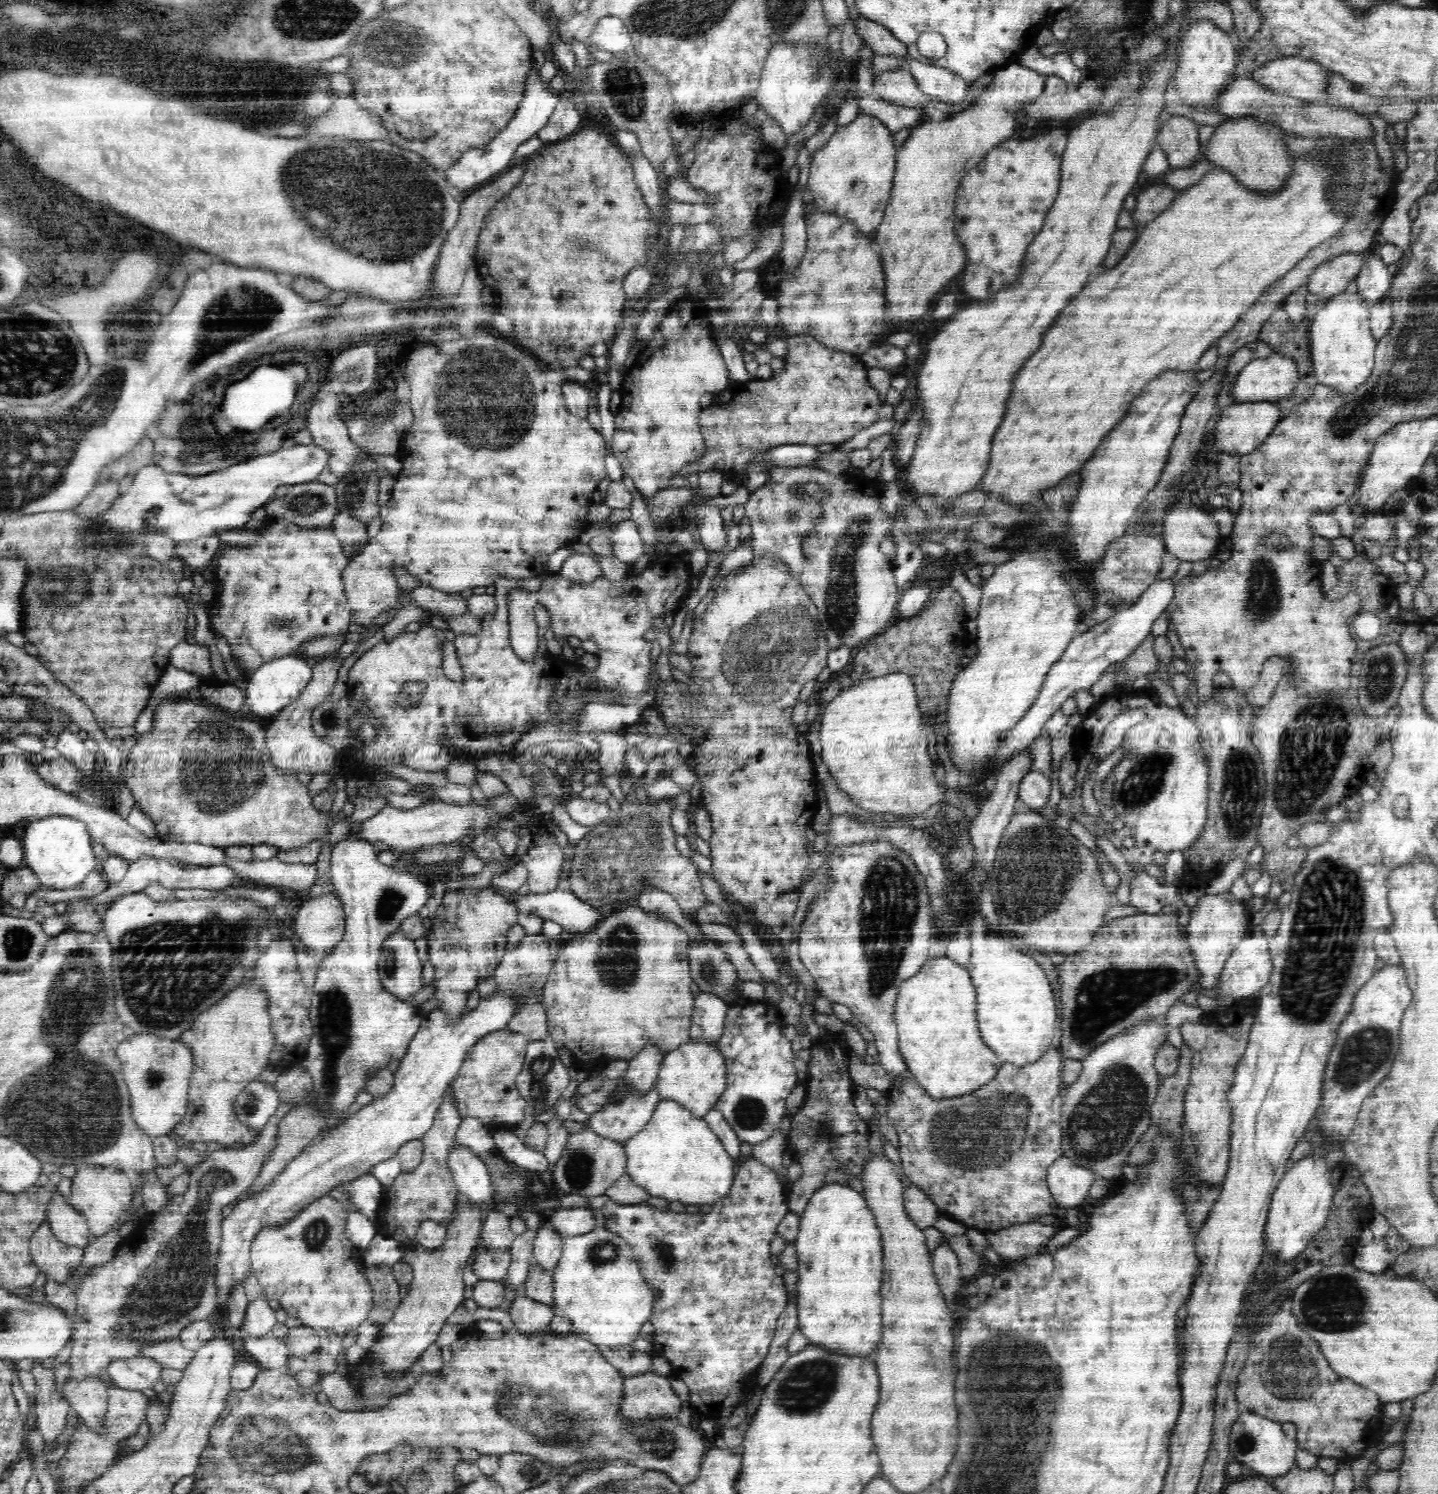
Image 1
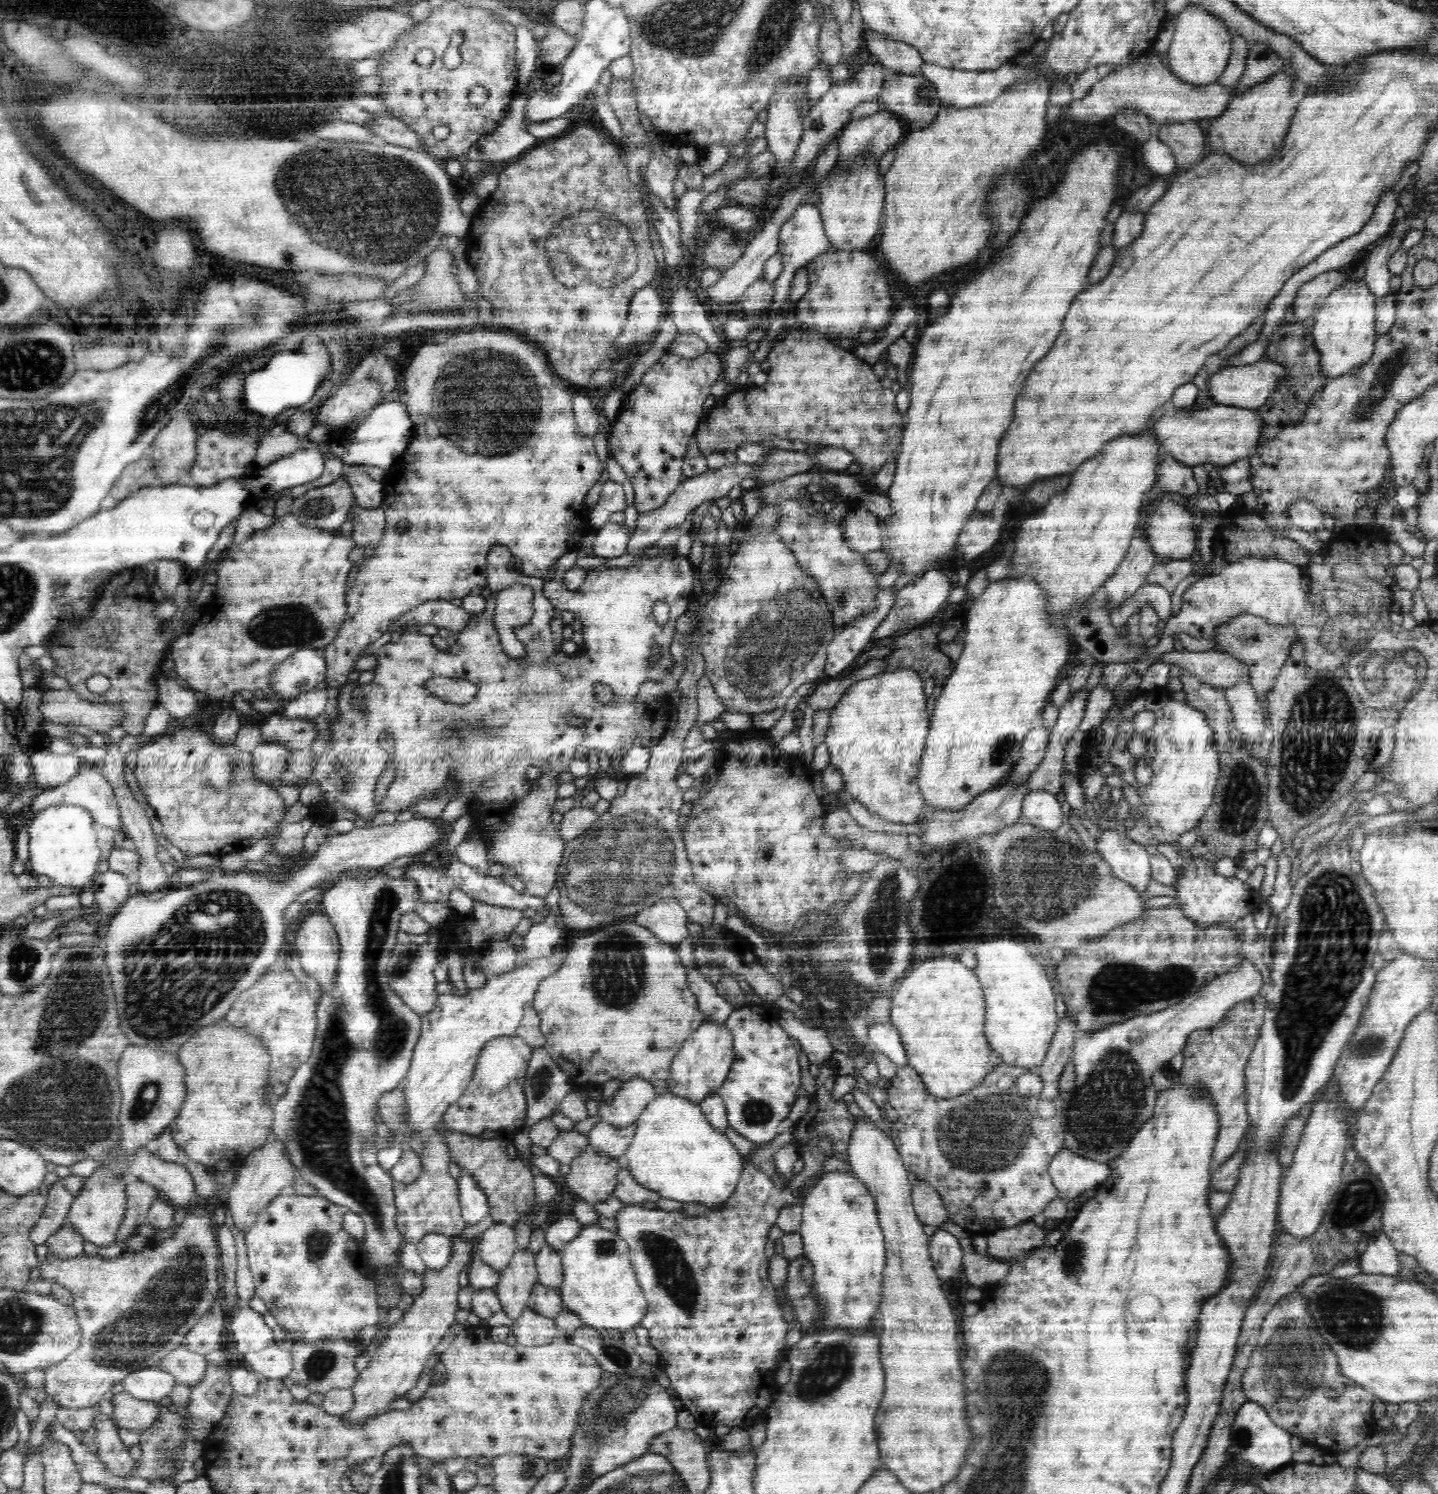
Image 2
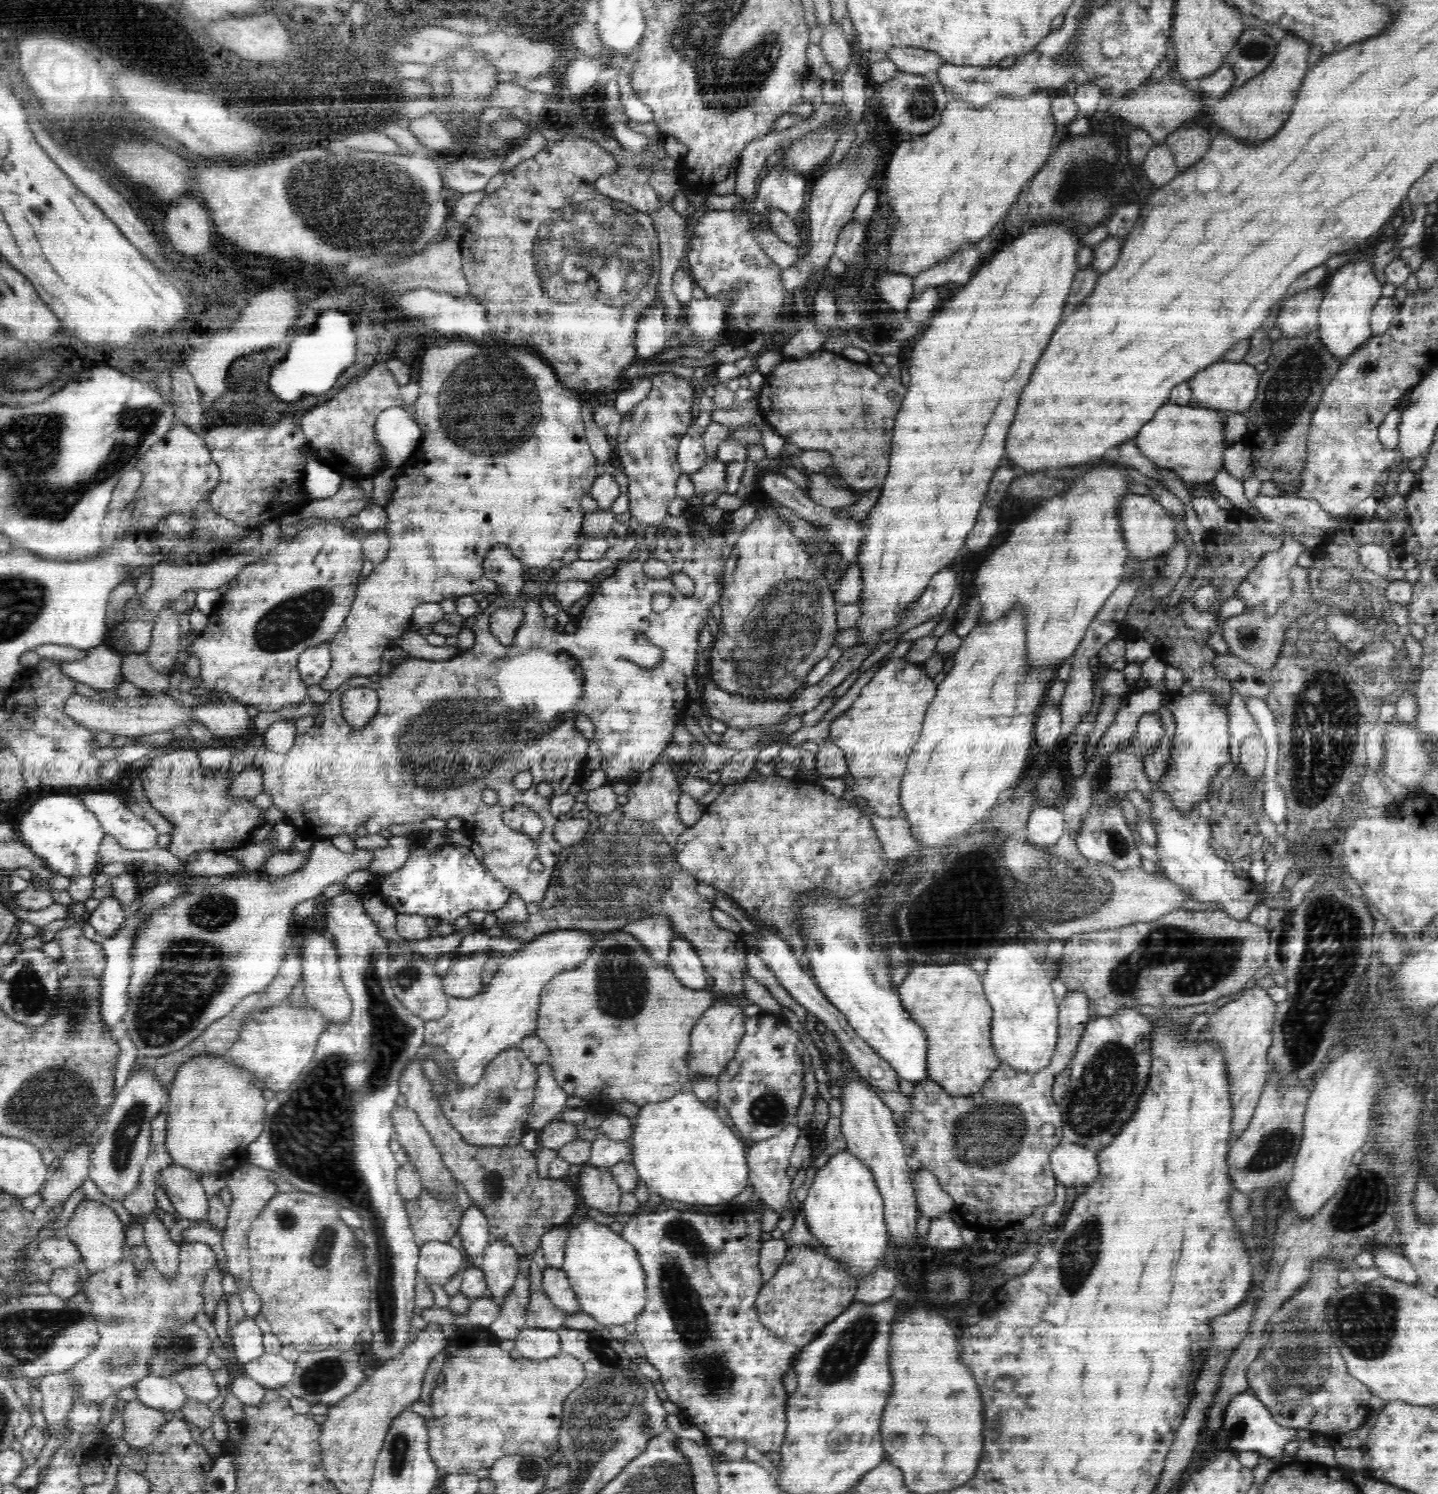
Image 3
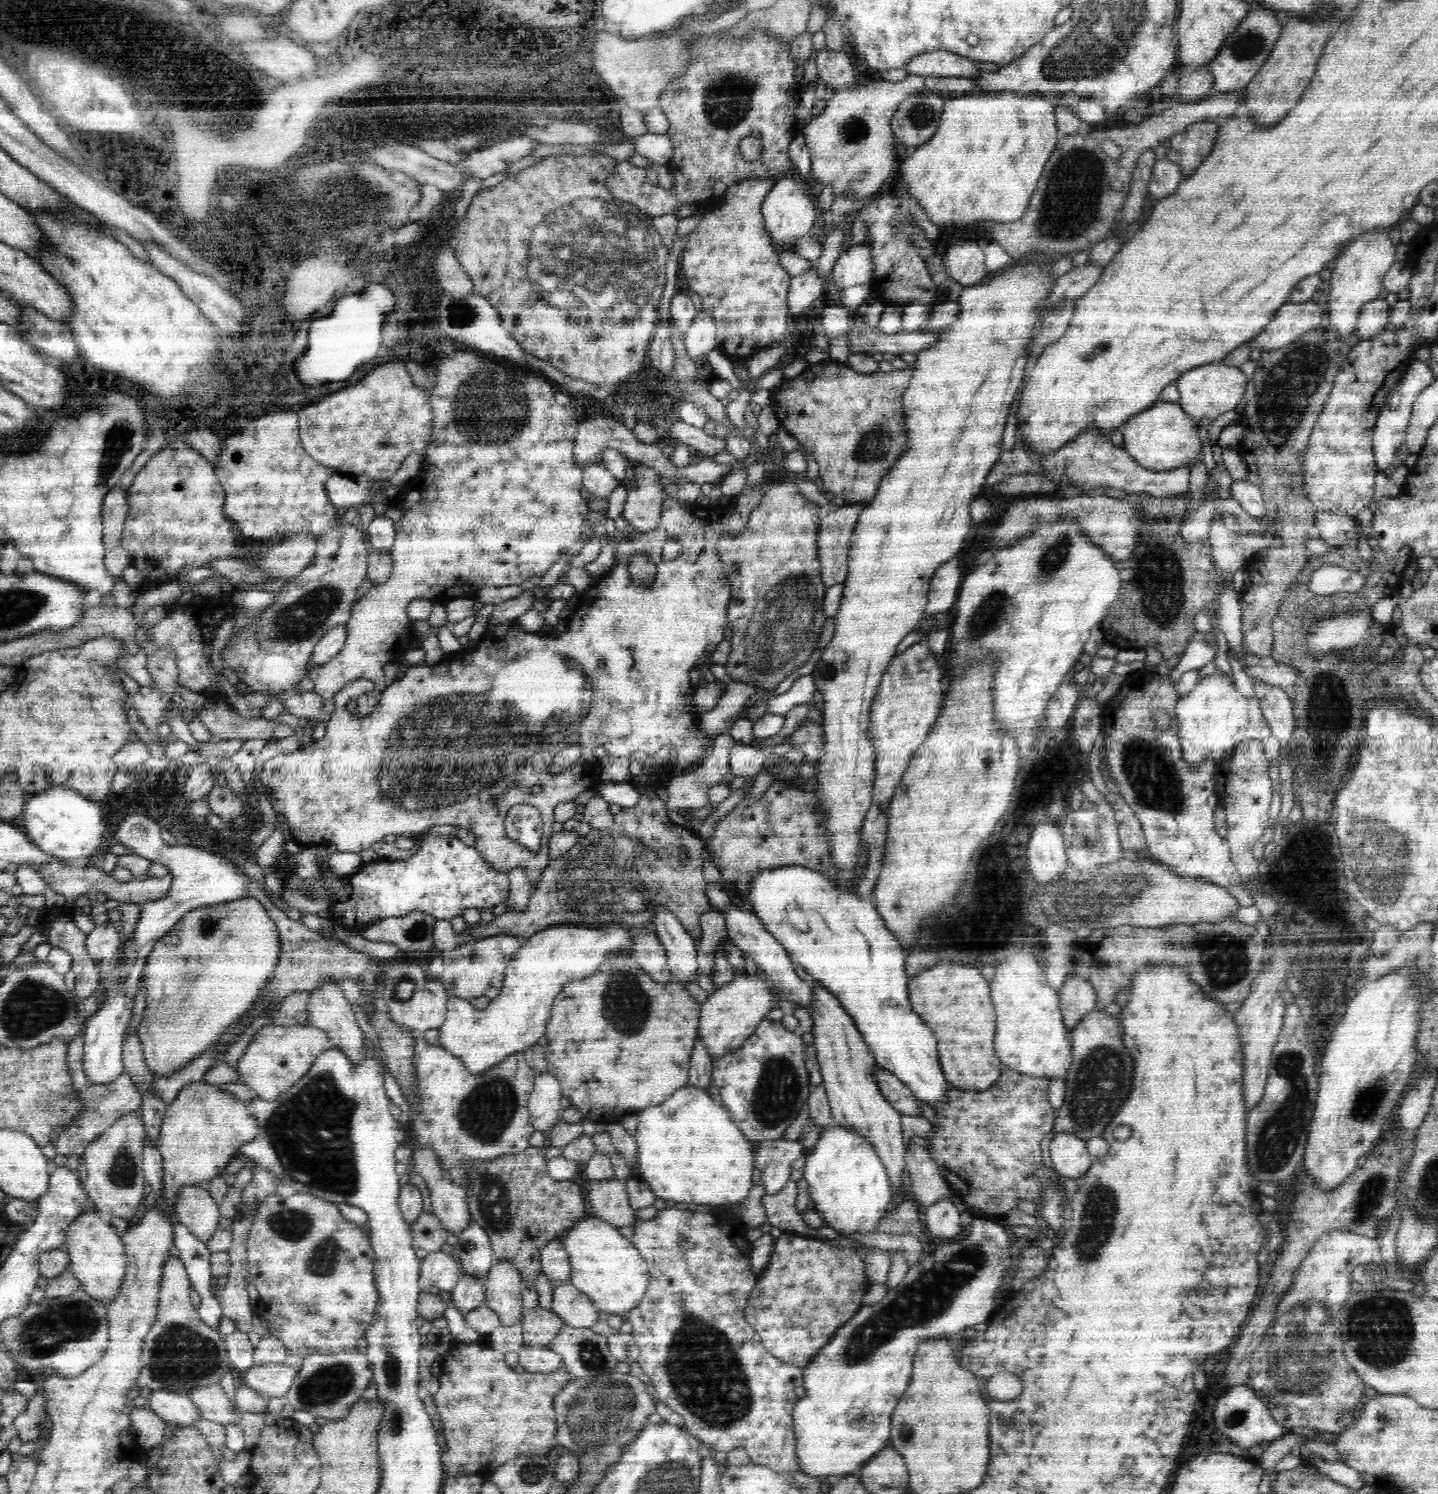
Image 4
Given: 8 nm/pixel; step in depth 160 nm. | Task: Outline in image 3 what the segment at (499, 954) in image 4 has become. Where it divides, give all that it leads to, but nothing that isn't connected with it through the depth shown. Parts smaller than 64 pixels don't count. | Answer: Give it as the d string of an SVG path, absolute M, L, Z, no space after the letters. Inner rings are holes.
M492 949L459 955L444 976L443 991L448 997L470 998L481 990L482 970Z

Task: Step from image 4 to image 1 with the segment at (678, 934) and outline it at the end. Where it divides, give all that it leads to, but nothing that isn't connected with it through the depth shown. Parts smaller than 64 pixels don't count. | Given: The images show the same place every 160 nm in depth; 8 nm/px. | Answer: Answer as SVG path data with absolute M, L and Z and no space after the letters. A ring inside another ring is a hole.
M700 991L694 998L690 1040L716 1043L722 1036L730 1004L712 993Z

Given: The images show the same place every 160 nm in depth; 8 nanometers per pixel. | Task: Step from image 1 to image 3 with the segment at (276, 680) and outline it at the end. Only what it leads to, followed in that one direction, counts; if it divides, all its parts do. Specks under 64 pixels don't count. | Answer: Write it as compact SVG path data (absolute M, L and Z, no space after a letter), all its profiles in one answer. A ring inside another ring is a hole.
M325 642L306 648L298 660L298 673L306 685L319 684L331 668L332 651L330 643Z

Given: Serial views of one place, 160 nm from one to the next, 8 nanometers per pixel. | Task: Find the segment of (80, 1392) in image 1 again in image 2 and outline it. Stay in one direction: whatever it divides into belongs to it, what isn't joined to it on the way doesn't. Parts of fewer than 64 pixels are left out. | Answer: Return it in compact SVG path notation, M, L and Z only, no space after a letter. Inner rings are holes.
M97 1408L94 1426L97 1430L94 1440L98 1458L112 1474L120 1478L130 1478L130 1472L137 1468L137 1461L130 1457L129 1448L122 1443L115 1422Z

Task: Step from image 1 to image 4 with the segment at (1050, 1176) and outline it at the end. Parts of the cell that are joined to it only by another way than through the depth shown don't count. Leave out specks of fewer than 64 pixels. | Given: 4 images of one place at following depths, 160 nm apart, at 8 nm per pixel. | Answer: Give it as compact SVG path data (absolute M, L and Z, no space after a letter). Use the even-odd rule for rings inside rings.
M1055 1133L1049 1146L1051 1160L1060 1180L1077 1179L1095 1161L1086 1149L1086 1141L1070 1133Z

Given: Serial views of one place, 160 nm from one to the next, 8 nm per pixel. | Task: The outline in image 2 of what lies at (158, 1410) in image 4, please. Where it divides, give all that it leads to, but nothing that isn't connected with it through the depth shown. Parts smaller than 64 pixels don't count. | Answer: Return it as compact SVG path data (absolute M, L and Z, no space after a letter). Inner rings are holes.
M152 1366L152 1368L144 1368L128 1374L121 1389L138 1400L158 1403L162 1398L171 1396L176 1382L172 1374L158 1366Z

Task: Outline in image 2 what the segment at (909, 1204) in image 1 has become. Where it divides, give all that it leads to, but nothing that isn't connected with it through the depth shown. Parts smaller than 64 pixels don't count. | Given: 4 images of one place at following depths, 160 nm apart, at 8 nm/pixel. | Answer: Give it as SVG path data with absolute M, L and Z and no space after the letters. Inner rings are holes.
M918 1179L912 1186L912 1202L916 1216L922 1224L938 1227L949 1220L942 1197L936 1188L926 1181Z

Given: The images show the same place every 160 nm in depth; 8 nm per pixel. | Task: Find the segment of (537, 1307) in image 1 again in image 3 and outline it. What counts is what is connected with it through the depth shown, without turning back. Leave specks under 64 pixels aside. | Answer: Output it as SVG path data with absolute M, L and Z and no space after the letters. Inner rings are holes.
M524 1326L515 1339L515 1349L524 1358L544 1360L561 1354L561 1343L557 1330L552 1328L528 1328Z

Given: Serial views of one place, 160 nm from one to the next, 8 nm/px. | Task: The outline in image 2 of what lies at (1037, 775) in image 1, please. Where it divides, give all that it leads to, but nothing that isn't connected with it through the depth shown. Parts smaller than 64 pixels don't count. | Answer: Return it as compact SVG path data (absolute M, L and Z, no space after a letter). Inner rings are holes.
M1035 791L1027 795L1021 817L1032 827L1048 831L1059 830L1064 822L1057 795L1045 791Z

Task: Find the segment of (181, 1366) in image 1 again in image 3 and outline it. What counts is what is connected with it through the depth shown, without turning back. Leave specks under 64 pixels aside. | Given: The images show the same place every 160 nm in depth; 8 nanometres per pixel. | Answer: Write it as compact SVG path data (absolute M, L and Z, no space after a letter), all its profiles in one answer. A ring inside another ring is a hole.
M205 1364L190 1366L176 1376L172 1376L180 1386L183 1386L187 1398L198 1402L209 1403L218 1398L220 1388L214 1379L214 1375Z

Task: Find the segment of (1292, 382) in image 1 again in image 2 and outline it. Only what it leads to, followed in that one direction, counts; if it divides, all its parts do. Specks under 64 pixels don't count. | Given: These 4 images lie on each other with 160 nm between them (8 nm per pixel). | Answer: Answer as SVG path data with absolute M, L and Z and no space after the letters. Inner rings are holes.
M1266 359L1249 363L1248 365L1234 365L1224 367L1210 374L1208 378L1208 396L1212 402L1226 406L1236 406L1238 408L1257 409L1262 406L1270 394L1274 394L1276 386L1286 380L1286 370L1283 370L1279 364Z

